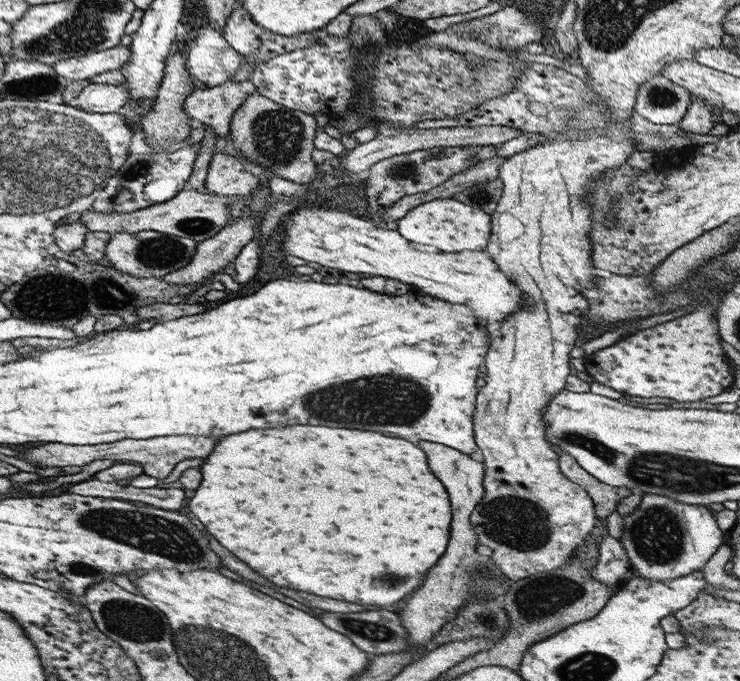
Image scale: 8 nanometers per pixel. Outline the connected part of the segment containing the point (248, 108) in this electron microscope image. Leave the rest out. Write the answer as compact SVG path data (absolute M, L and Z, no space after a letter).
M253 92L233 111L227 149L231 155L243 156L251 164L269 170L283 180L306 186L315 179L318 171L317 164L310 157L317 128L313 116L299 110L289 110Z

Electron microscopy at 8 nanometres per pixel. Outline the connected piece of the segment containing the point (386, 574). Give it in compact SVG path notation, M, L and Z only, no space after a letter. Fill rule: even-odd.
M285 426L285 428L263 428L263 430L247 430L233 436L225 436L219 440L215 450L201 464L201 484L187 500L187 508L191 514L199 516L205 530L233 556L237 556L243 564L247 564L253 572L263 576L269 584L279 588L291 588L323 598L347 600L355 604L369 604L387 608L389 605L407 598L423 580L423 574L437 562L443 554L447 538L449 538L449 522L451 510L447 502L447 494L441 482L431 474L425 464L423 452L399 438L389 438L377 432L359 432L351 428L327 428L327 426Z

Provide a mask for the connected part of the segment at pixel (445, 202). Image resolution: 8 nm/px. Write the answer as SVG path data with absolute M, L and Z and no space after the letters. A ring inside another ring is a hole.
M437 198L419 204L396 220L396 231L406 240L417 244L437 246L443 252L483 250L491 236L490 215L471 208L454 198Z

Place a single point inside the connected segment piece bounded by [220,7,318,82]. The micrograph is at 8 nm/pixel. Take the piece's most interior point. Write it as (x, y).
(253, 43)

